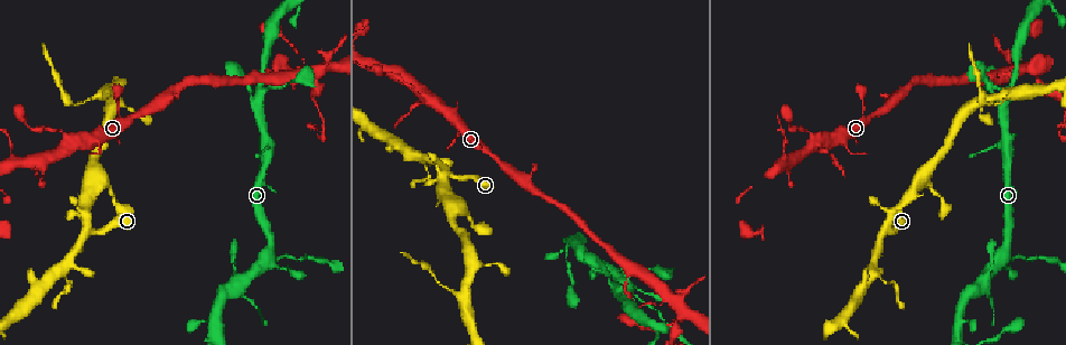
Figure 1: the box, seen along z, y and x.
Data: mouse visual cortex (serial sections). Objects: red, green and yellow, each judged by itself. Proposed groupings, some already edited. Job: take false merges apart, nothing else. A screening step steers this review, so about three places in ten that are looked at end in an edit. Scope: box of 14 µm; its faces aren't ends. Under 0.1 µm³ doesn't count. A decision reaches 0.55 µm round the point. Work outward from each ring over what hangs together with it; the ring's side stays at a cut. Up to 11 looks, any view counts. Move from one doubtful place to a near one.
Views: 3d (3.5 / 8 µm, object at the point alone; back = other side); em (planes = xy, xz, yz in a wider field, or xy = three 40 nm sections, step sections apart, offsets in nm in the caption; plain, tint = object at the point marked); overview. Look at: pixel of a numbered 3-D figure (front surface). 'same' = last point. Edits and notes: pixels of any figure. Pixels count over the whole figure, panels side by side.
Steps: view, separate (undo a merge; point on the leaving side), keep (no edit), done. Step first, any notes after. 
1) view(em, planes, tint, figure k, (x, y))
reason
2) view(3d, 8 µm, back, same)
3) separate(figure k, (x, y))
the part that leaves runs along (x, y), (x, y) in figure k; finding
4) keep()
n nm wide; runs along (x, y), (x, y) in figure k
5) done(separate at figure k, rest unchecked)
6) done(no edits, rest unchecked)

view(3d, 3.5 µm, figure 1, (679, 311))
narrows sharply

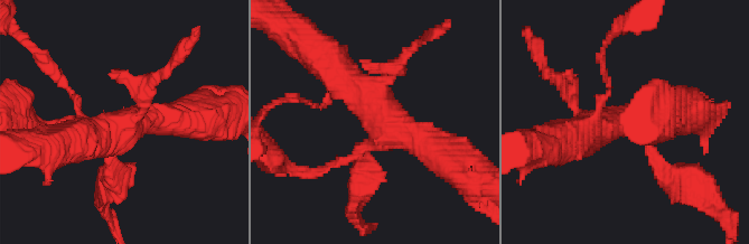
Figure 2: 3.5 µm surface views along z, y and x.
view(em, xy, step 1, tint, figure 2, (379, 116))
now the EM

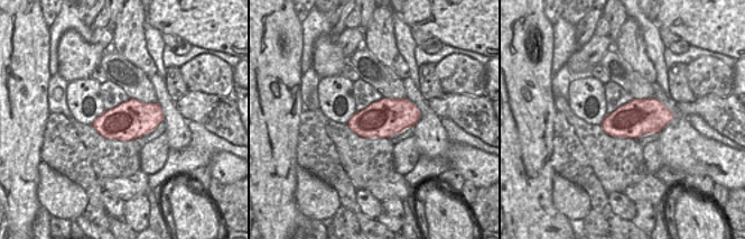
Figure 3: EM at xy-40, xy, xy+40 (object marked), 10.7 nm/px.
view(em, xy, step 5, tint, same)

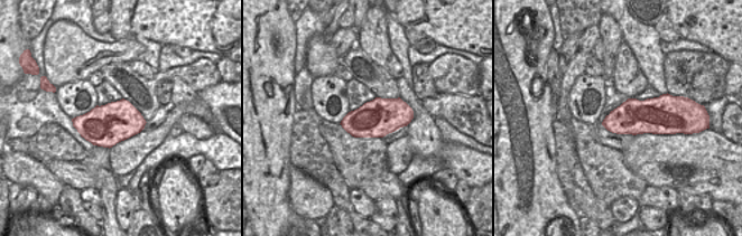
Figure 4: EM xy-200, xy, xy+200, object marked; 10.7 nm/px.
separate(figure 2, (373, 171))
the part that leaves runs along (649, 148), (727, 213) in figure 2; two cells meet here

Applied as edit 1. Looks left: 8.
view(3d, 8 µm, back, figure 1, (268, 251))
abrupt turn

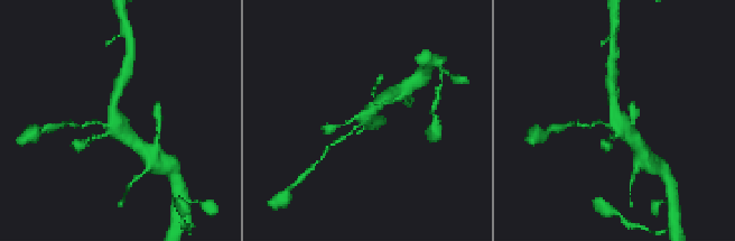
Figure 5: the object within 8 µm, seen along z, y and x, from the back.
view(3d, 3.5 µm, figure 5, (616, 116))

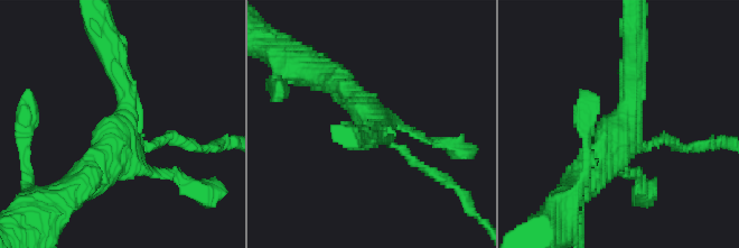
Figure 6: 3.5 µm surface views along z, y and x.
view(em, xy, step 5, tint, figure 6, (620, 127))
need the tissue

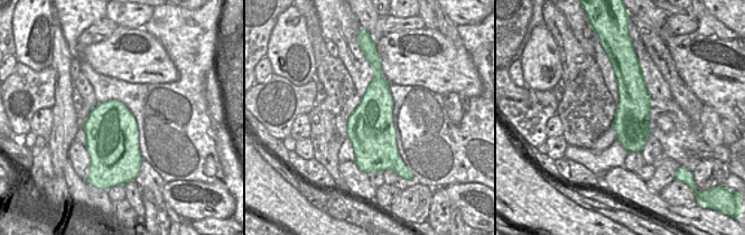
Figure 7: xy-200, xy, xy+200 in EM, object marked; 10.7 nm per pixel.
keep()
500 nm wide; runs along (635, 57), (629, 110), (581, 178) in figure 6; one cell here

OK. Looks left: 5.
view(3d, 3.5 µm, figure 1, (887, 229))

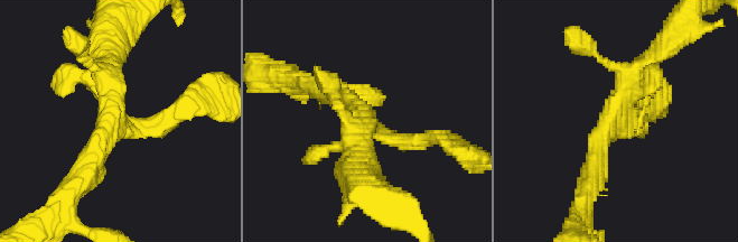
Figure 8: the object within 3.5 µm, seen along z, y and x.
view(em, xy, step 3, tint, figure 8, (618, 118))
now the EM

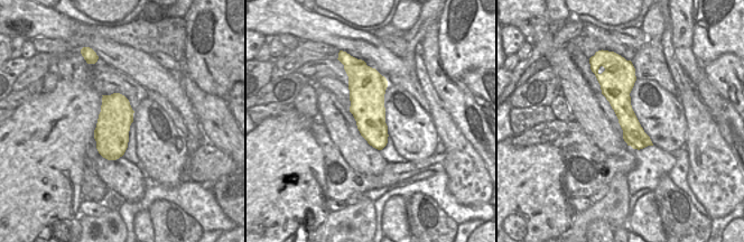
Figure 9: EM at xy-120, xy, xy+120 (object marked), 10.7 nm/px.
keep()
runs along (615, 76), (621, 105), (640, 146) in figure 9; continuous, no second cell

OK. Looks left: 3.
view(3d, 3.5 µm, figure 1, (94, 180))

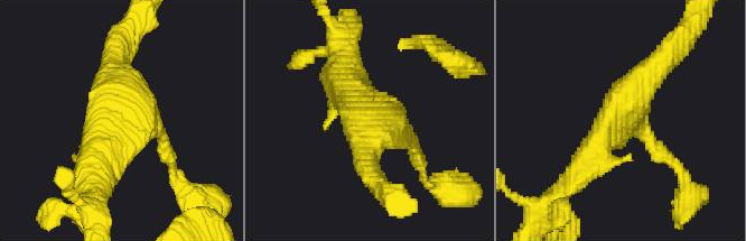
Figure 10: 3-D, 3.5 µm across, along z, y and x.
view(em, xy, step 3, tint, figure 10, (124, 121))

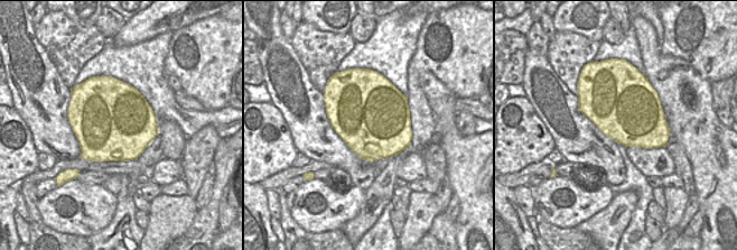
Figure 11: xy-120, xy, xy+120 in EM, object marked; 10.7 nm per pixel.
view(em, xy, step 5, tint, same)
another direction

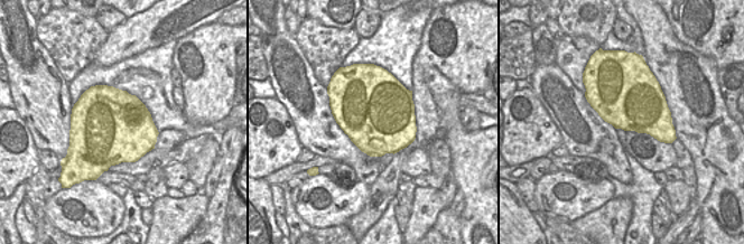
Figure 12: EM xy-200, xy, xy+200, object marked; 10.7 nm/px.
keep()
runs along (576, 176), (661, 59) in figure 10; continuous, no second cell

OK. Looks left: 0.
done(separate at figure 2, rest unchecked)

